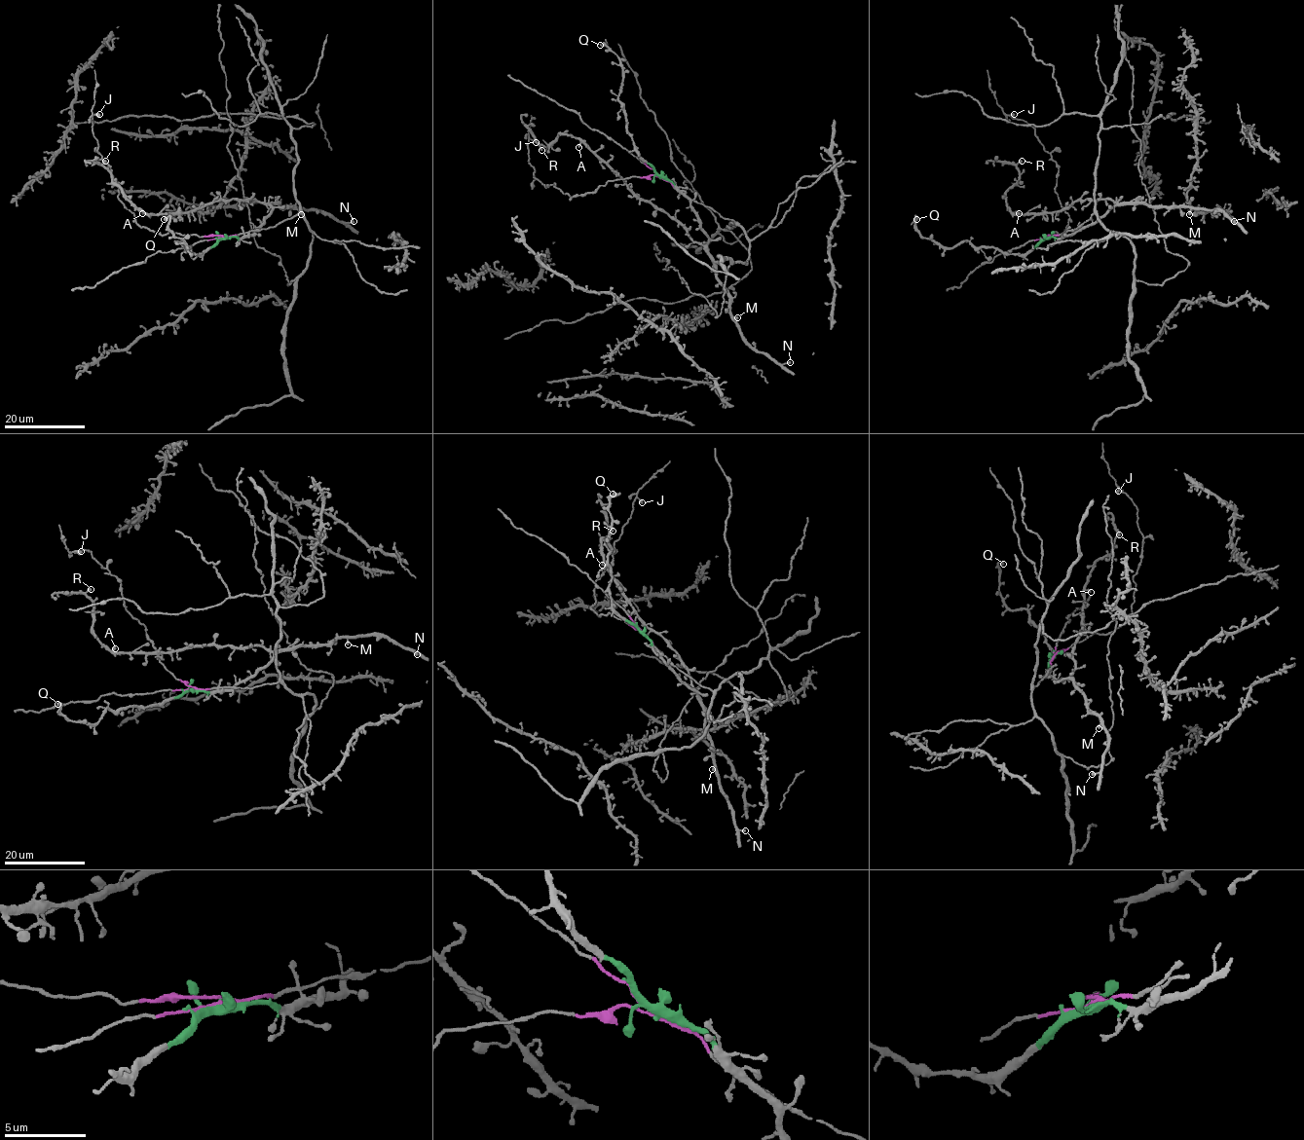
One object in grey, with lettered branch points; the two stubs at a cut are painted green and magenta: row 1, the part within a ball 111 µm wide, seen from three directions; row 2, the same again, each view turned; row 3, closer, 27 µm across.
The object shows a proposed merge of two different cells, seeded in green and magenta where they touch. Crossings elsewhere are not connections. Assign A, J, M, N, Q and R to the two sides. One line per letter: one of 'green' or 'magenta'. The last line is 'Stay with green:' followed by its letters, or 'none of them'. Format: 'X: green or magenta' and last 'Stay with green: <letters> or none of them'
A: green
J: magenta
M: green
N: green
Q: green
R: green
Stay with green: A, M, N, Q, R

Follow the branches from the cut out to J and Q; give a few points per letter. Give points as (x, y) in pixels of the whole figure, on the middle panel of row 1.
J: (658, 175), (616, 179), (571, 198), (555, 183), (544, 186), (535, 177), (528, 142), (536, 142)
Q: (658, 175), (634, 148), (625, 110), (618, 99), (622, 64), (605, 43), (600, 45)

